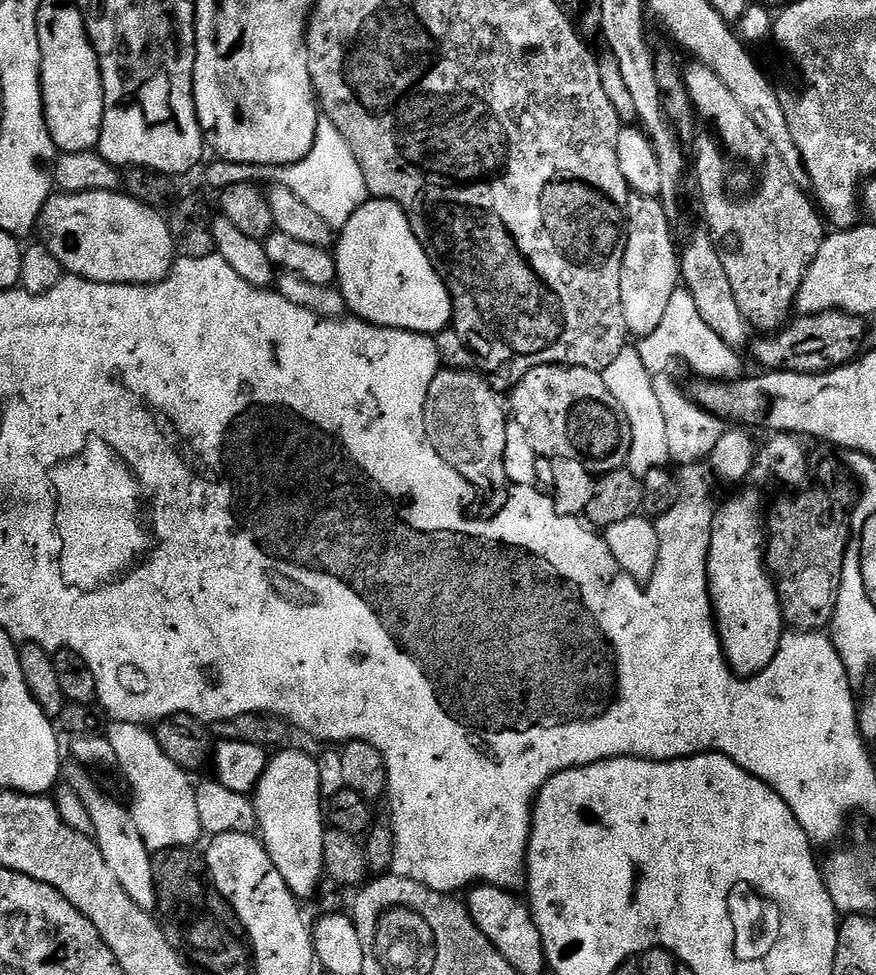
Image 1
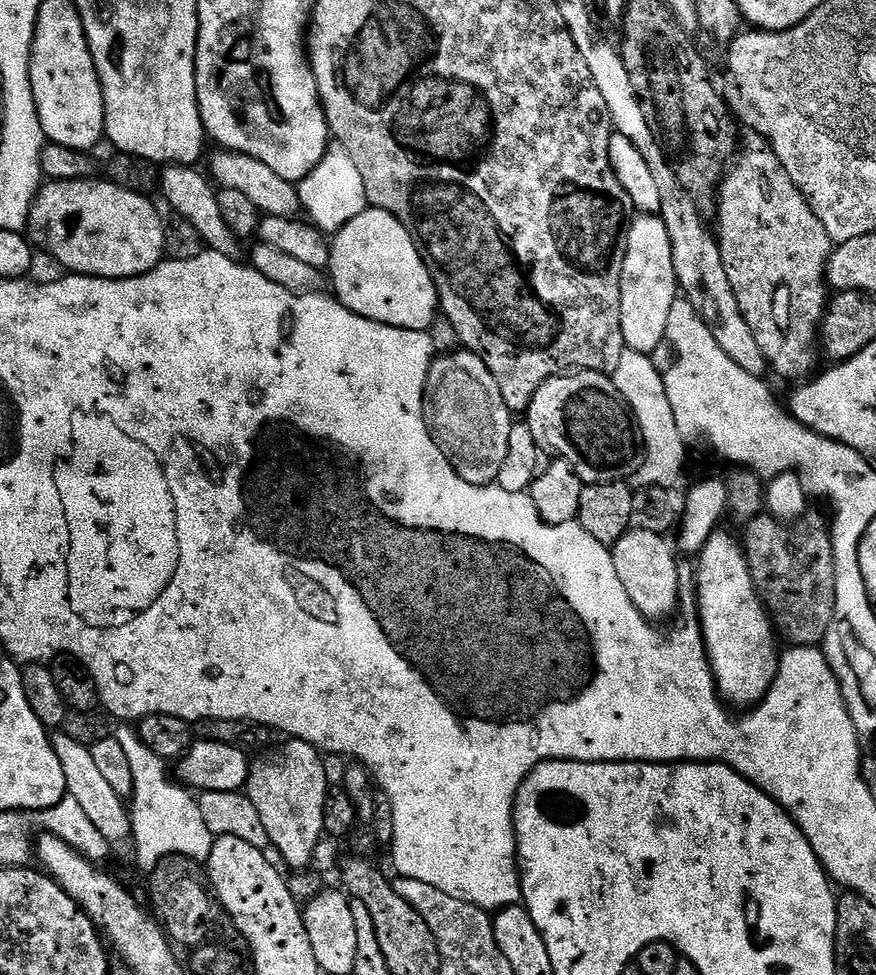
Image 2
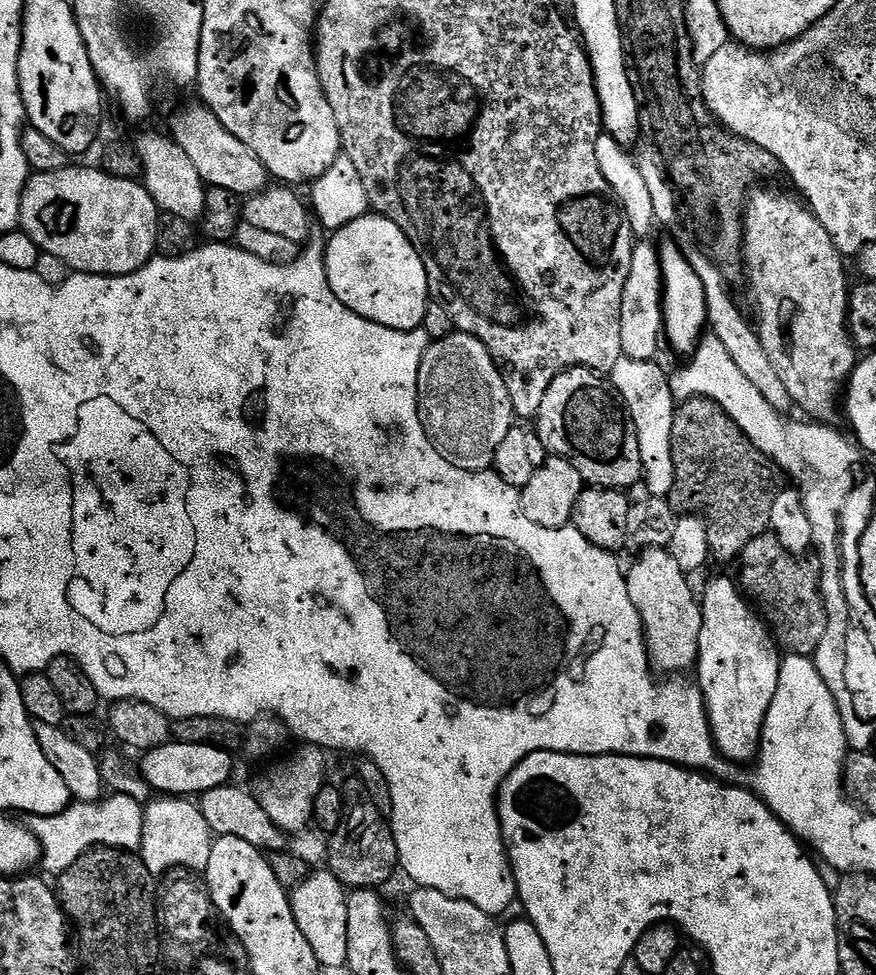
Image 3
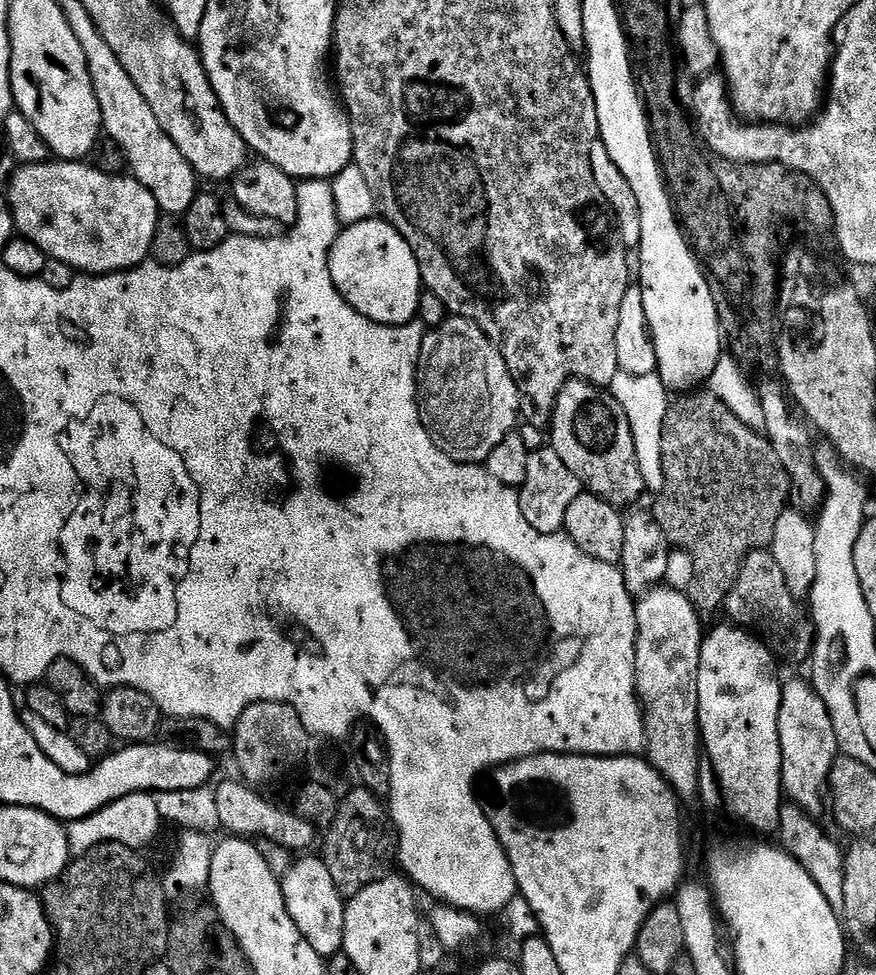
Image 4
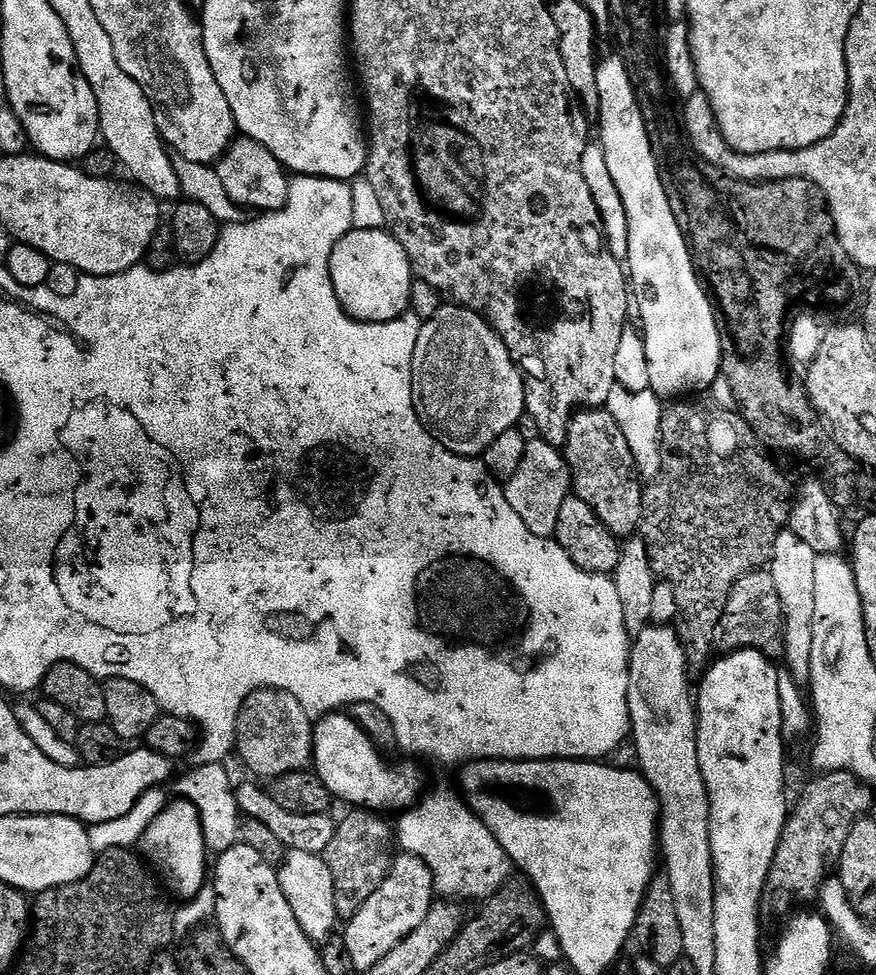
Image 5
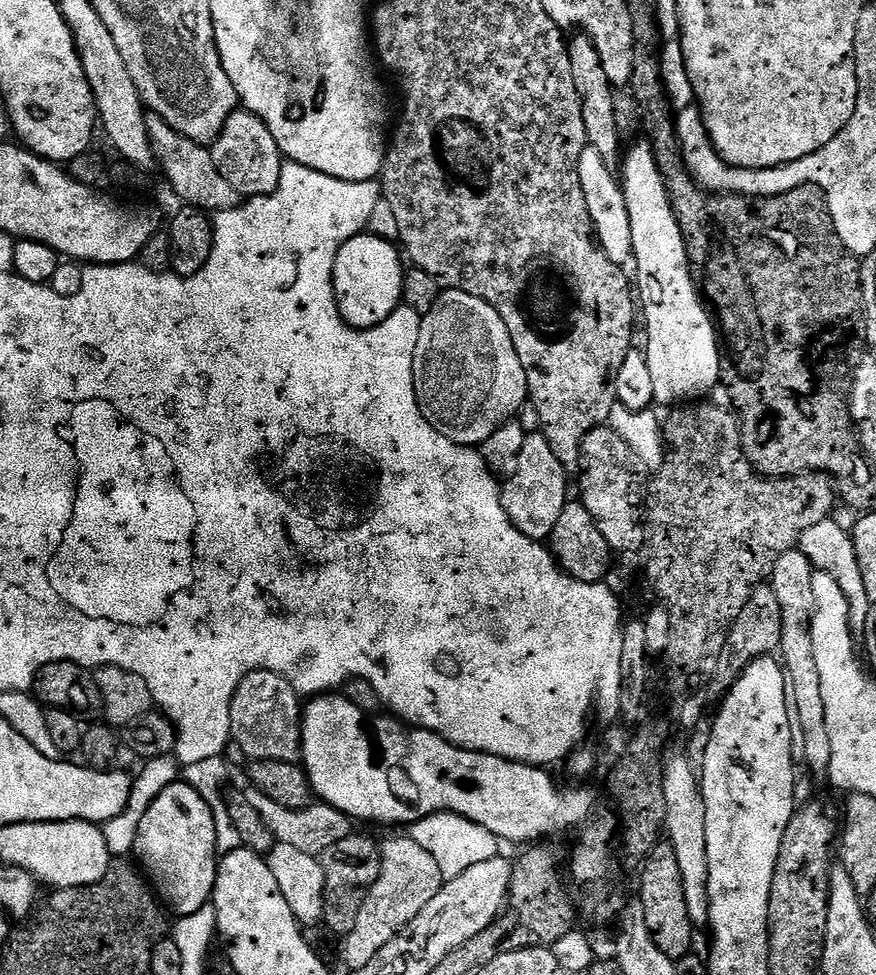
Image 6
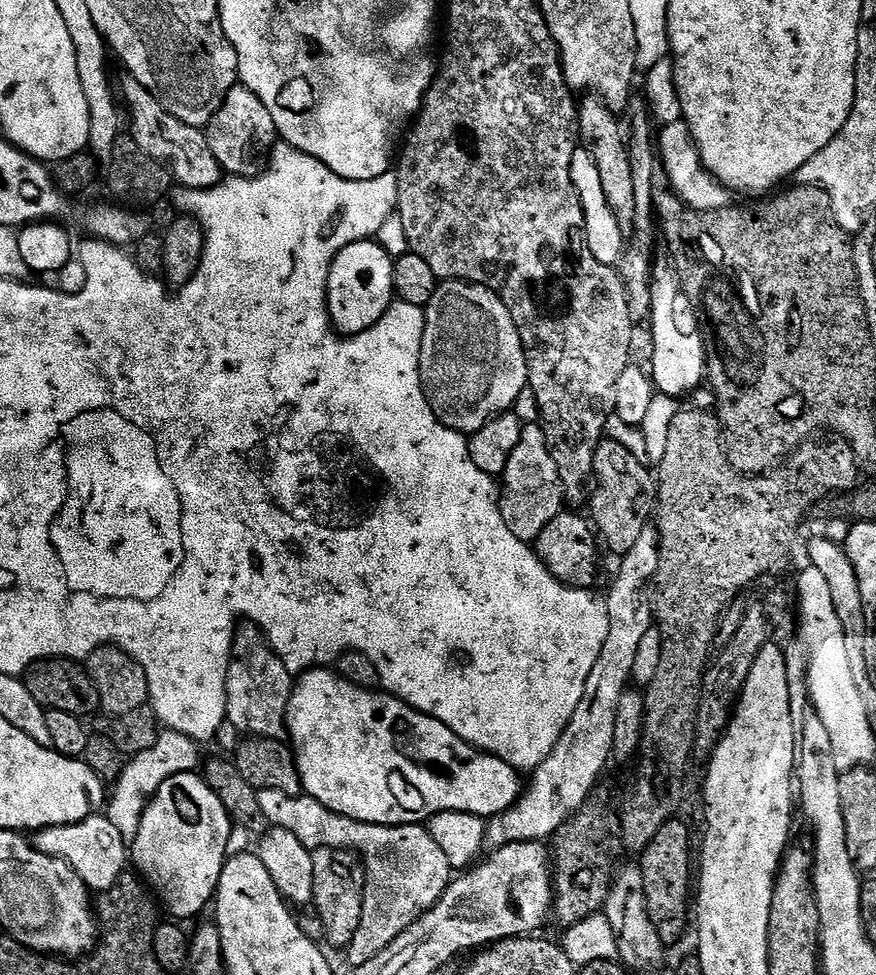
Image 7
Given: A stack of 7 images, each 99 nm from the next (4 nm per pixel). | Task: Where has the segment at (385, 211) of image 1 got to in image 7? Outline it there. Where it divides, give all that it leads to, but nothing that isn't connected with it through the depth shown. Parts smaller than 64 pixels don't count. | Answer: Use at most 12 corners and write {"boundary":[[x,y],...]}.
{"boundary":[[372,240],[328,275],[328,314],[347,338],[394,304],[394,260]]}

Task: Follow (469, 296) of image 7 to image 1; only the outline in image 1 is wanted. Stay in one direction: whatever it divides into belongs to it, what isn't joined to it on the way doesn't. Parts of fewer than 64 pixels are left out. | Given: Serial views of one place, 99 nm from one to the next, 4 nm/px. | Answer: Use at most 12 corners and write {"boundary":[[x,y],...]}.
{"boundary":[[472,370],[430,382],[424,433],[488,496],[510,488],[510,420]]}

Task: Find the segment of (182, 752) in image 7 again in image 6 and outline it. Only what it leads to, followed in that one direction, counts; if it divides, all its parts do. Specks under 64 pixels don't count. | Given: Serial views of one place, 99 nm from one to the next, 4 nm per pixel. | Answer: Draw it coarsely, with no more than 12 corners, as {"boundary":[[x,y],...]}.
{"boundary":[[172,756],[147,761],[122,814],[103,825],[116,858],[132,852],[146,810],[177,783],[201,790],[228,780],[224,762],[181,765]]}

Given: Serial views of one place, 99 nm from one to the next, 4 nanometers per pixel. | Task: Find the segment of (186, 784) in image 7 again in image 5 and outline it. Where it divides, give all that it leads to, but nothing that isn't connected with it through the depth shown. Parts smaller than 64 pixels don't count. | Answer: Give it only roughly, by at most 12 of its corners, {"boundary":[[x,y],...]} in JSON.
{"boundary":[[189,799],[168,802],[138,848],[177,901],[206,886],[210,853]]}

